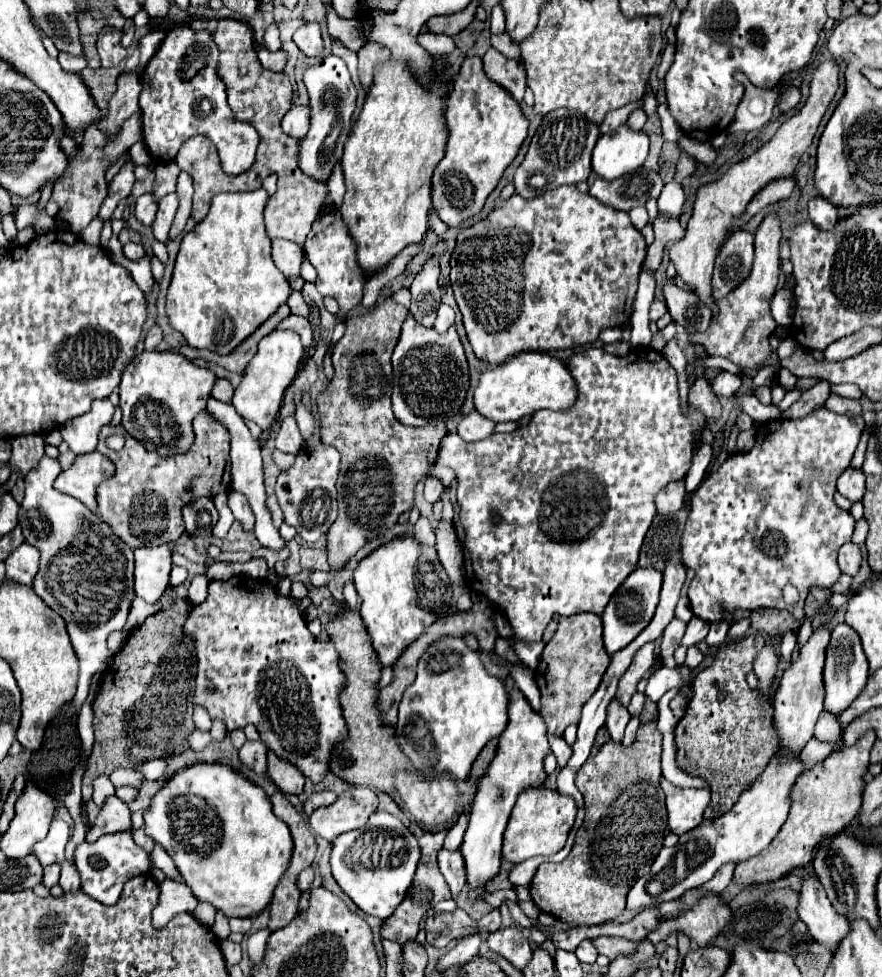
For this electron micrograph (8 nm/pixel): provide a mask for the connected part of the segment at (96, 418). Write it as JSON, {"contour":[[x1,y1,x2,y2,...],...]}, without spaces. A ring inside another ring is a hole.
{"contour":[[94,402,90,412,84,414,84,418,74,418,72,422,64,422,64,426,58,426,62,432,64,442,70,446,70,450,78,456,90,454,96,450,98,434,102,426,108,426,114,416,112,402]]}

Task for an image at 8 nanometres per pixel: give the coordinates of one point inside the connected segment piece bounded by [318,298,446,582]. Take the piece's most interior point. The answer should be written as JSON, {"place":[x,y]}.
{"place":[382,460]}

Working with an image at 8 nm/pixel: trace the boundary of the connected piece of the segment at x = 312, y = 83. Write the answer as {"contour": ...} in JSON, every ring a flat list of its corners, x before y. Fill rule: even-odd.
{"contour":[[328,54,322,62,314,64,304,74,304,84,310,94,310,130,302,138,300,146,300,168,318,180,328,180,332,174,332,166,342,156,344,142,350,132,352,116,358,106,358,92,350,78,348,66,342,58]]}

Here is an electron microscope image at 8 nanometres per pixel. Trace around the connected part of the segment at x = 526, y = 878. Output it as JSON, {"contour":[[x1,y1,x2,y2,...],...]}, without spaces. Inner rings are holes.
{"contour":[[530,860,524,864,524,868,512,868,510,870,512,886,530,886,536,870,538,870,538,864,530,864]]}

